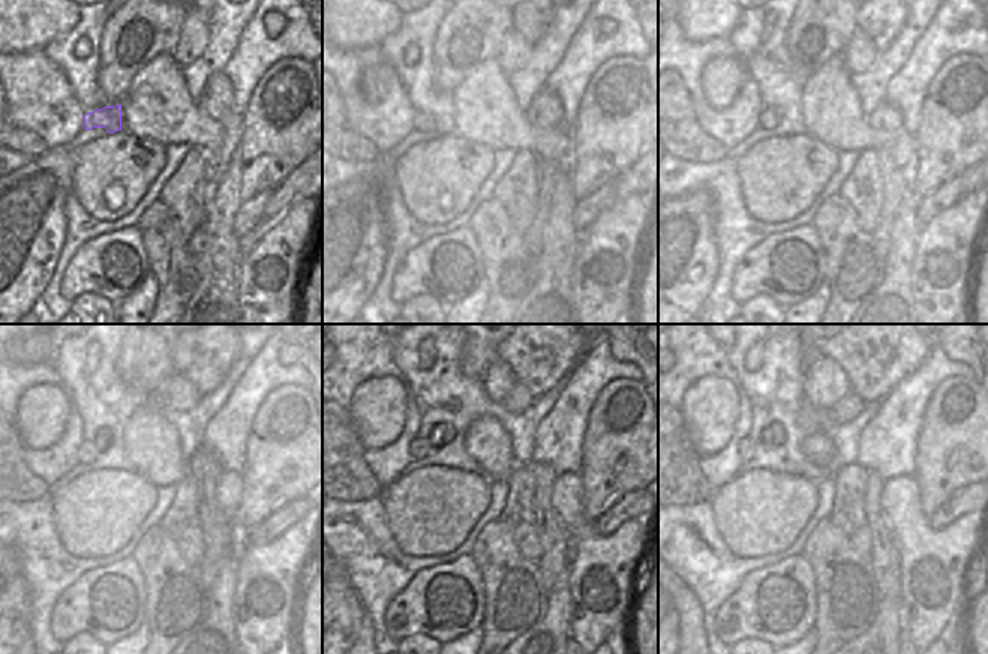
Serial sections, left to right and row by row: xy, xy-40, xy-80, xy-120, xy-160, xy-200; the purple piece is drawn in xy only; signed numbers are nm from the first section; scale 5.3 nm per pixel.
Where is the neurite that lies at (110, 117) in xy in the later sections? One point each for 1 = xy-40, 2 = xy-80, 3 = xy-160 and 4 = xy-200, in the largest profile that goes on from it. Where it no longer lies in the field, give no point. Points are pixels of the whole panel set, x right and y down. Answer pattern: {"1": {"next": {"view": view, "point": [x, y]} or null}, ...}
{"1": {"next": {"view": "xy-40", "point": [423, 122]}}, "2": {"next": {"view": "xy-80", "point": [766, 119]}}, "3": {"next": {"view": "xy-160", "point": [419, 449]}}, "4": {"next": {"view": "xy-200", "point": [745, 446]}}}

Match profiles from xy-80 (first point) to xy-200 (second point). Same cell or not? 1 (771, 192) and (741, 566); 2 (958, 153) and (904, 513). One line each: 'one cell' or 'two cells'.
1: two cells
2: two cells

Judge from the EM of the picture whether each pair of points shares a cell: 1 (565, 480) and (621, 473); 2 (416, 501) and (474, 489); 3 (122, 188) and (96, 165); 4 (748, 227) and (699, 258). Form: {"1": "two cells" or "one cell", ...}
{"1": "two cells", "2": "one cell", "3": "one cell", "4": "two cells"}

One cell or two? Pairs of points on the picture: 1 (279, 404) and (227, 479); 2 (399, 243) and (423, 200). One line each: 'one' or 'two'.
1: two
2: two

